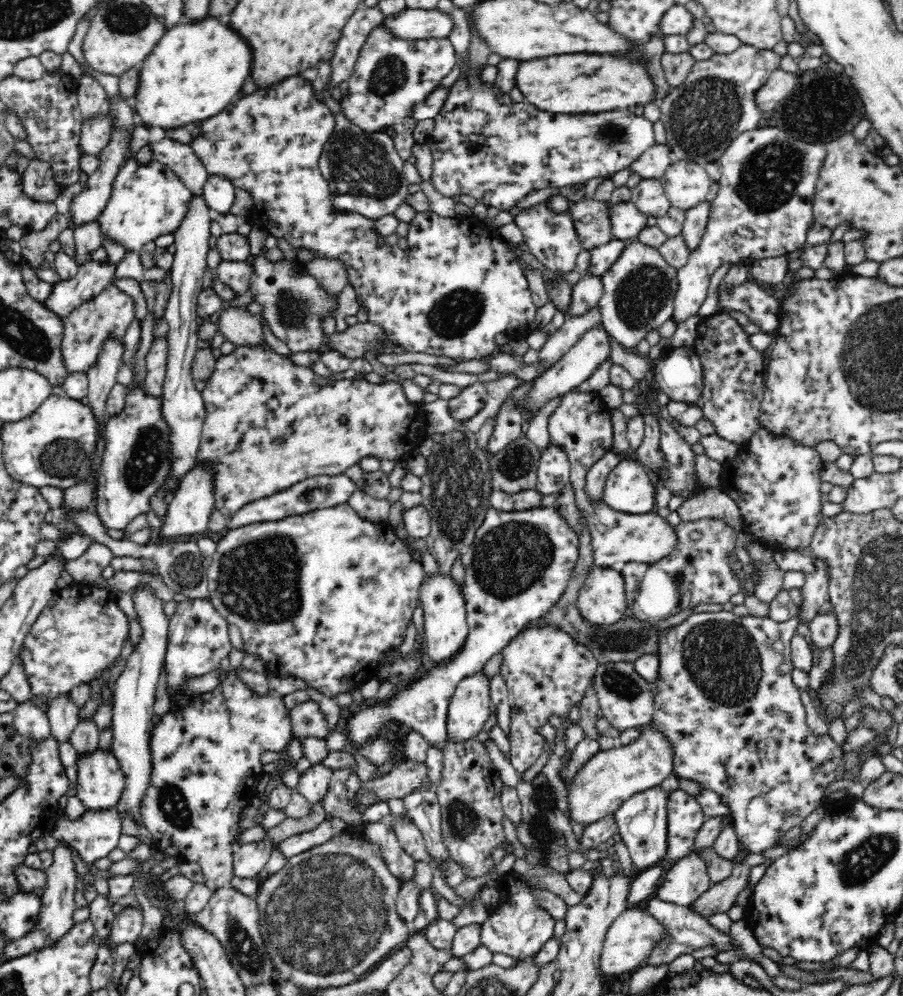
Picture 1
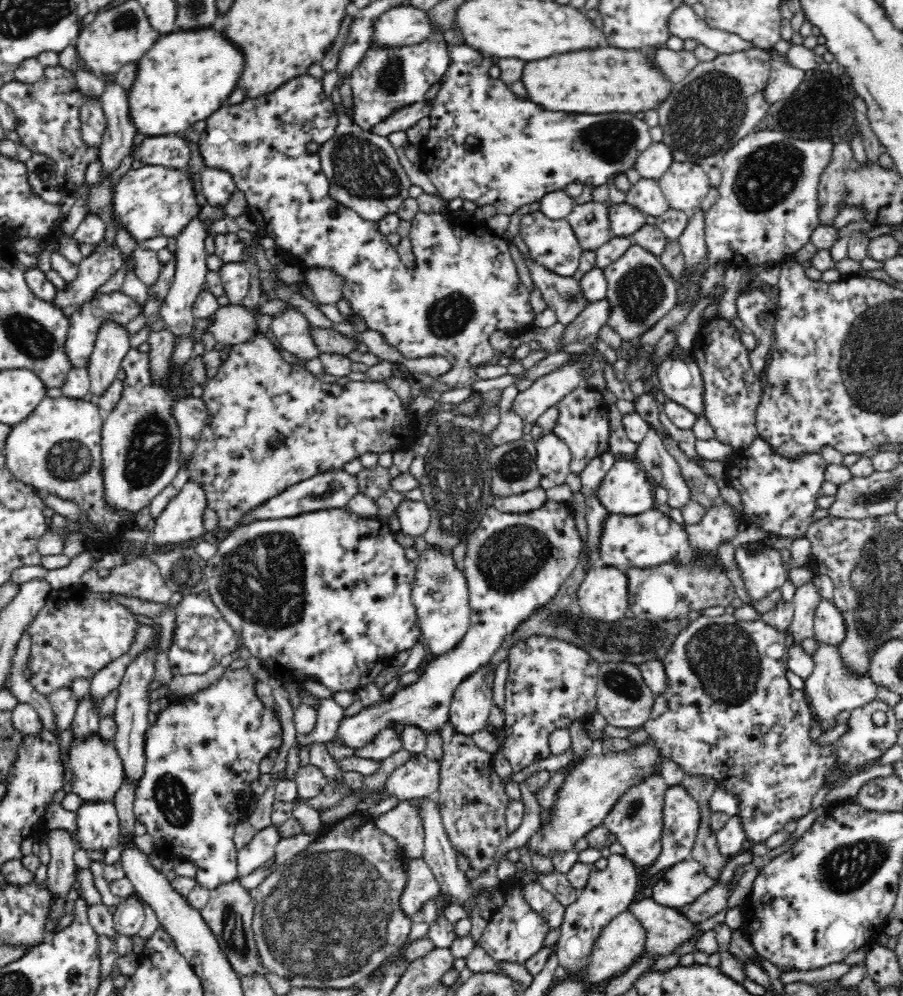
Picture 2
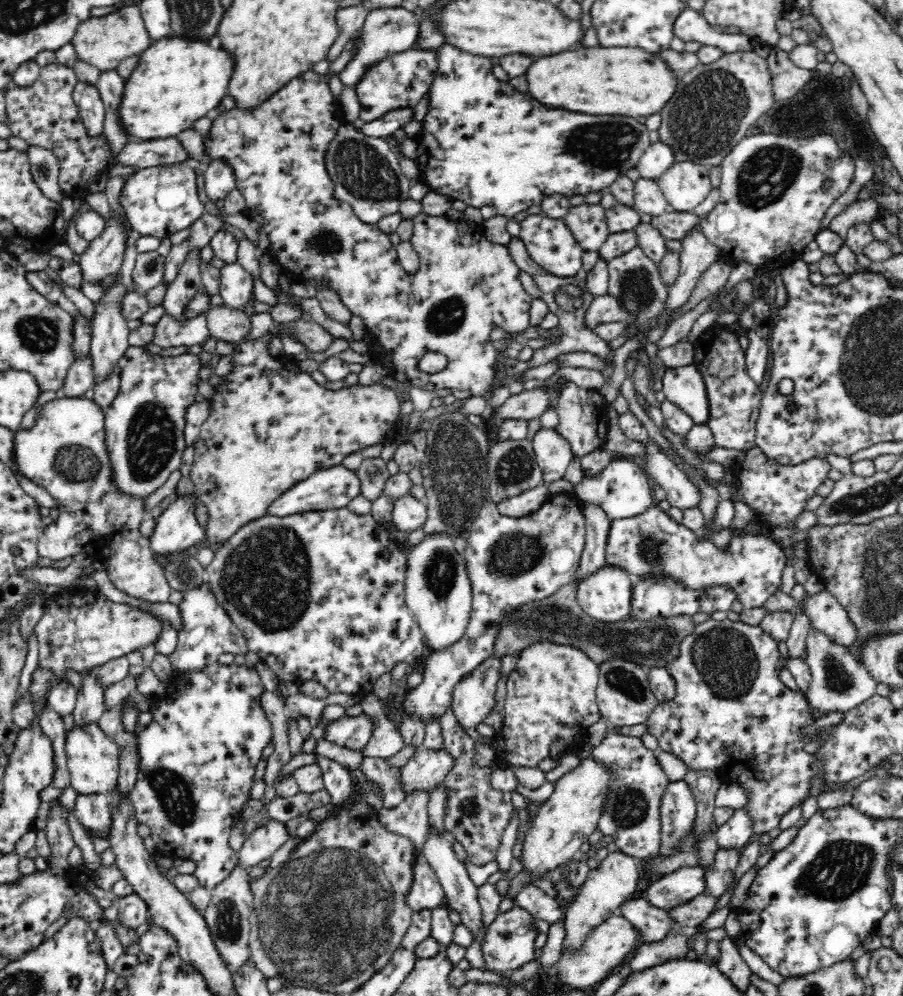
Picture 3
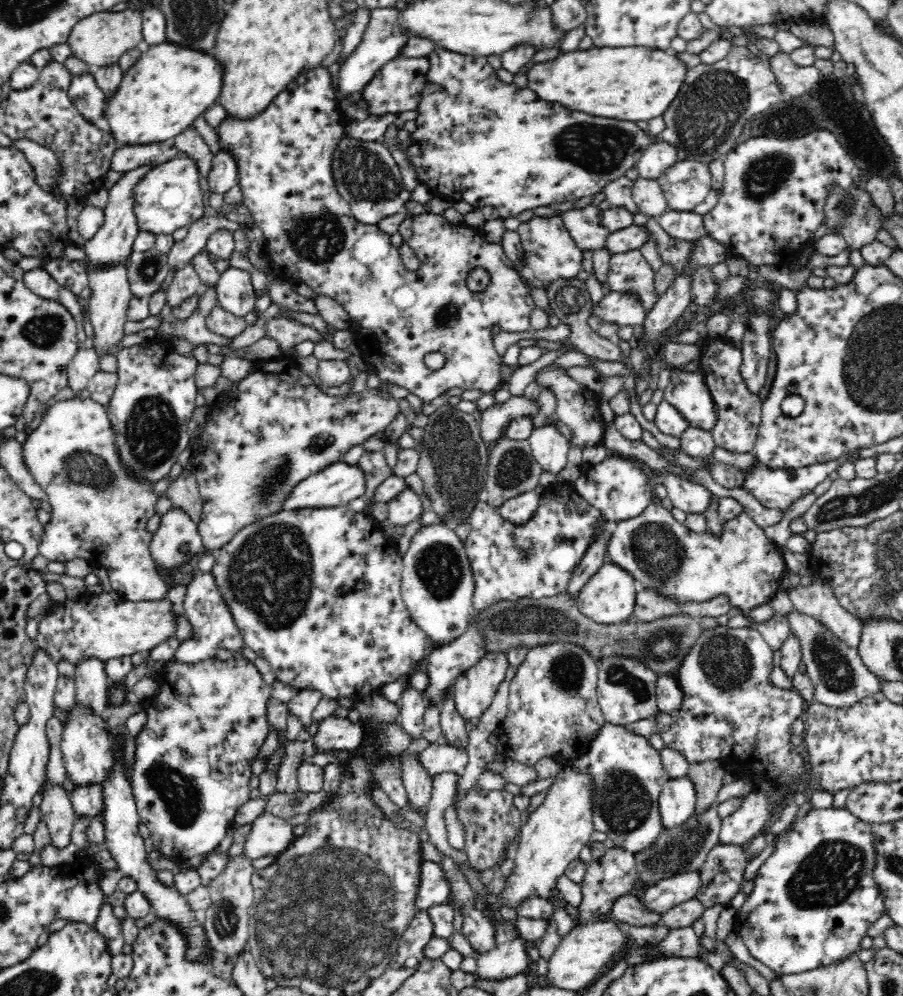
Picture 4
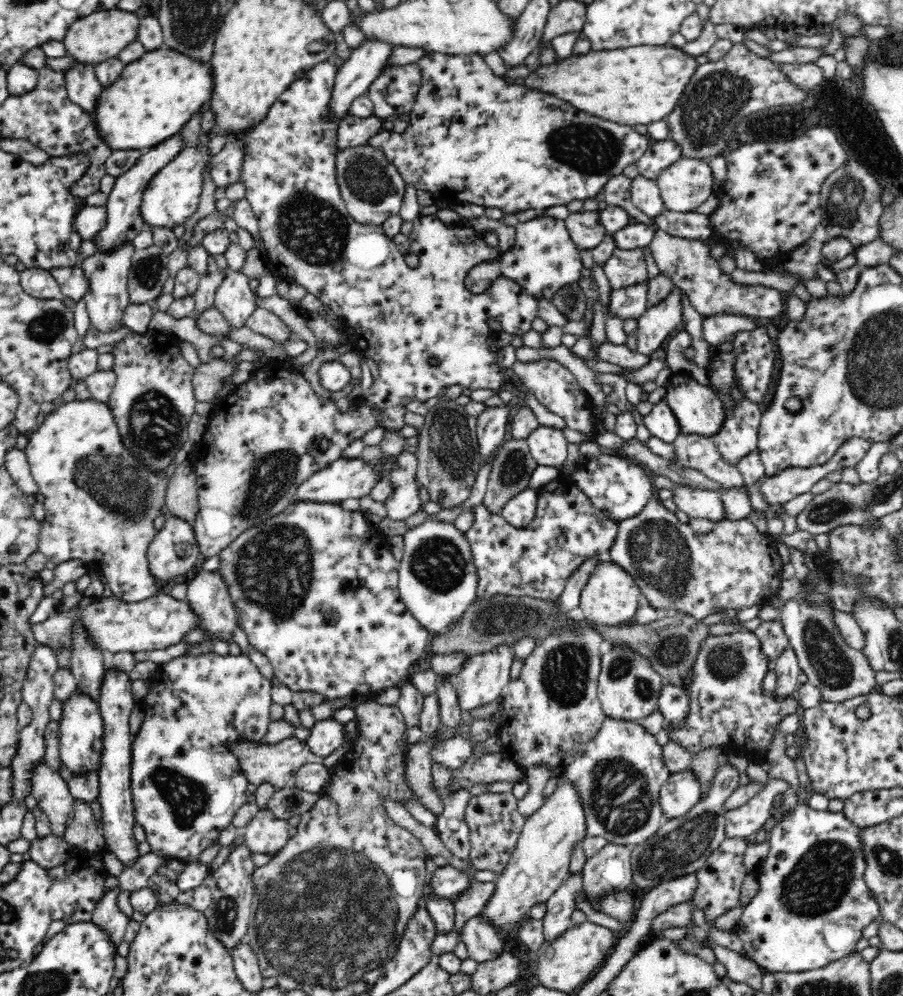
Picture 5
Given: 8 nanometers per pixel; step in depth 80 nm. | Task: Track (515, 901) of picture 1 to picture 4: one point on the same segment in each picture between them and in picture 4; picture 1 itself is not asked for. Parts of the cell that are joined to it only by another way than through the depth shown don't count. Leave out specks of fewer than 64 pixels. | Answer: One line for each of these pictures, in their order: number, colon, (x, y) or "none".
2: (515, 934)
3: (510, 944)
4: (509, 958)

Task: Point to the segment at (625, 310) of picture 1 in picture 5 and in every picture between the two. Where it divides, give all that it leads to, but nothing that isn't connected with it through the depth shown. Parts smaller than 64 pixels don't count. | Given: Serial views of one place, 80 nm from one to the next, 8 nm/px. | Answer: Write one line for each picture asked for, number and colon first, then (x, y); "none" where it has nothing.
2: (640, 292)
3: (633, 278)
4: (629, 271)
5: (625, 267)

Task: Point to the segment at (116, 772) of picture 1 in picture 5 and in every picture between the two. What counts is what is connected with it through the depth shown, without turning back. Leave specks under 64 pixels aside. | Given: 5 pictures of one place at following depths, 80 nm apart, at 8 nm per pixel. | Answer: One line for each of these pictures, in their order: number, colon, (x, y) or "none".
2: (96, 770)
3: (92, 757)
4: (86, 748)
5: (81, 727)

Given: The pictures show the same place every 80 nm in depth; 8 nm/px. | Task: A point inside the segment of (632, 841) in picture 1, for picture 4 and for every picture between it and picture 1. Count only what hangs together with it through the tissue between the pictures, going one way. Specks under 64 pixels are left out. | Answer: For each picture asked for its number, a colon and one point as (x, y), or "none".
2: (636, 819)
3: (631, 813)
4: (626, 773)

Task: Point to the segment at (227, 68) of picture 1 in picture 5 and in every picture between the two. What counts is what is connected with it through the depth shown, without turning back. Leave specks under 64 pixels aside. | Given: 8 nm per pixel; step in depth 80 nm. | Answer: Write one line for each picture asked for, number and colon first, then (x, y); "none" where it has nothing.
2: (187, 75)
3: (176, 81)
4: (159, 97)
5: (153, 98)

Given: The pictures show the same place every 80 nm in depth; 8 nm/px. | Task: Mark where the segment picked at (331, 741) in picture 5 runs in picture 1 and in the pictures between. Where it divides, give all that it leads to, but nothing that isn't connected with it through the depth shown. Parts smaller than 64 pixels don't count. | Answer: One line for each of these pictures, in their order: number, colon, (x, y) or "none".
1: (519, 563)
2: (516, 562)
3: (351, 732)
4: (334, 733)

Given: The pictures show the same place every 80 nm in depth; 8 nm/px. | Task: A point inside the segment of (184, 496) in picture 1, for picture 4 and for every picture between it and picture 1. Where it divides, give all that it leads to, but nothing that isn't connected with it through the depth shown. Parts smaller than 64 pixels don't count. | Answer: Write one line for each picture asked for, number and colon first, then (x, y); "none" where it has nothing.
2: (181, 520)
3: (177, 530)
4: (177, 540)

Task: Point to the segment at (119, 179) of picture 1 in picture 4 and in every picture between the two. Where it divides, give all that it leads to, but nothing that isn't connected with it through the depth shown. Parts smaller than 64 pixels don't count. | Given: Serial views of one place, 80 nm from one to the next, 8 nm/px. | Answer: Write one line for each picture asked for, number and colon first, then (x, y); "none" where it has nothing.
2: (149, 201)
3: (158, 201)
4: (169, 197)

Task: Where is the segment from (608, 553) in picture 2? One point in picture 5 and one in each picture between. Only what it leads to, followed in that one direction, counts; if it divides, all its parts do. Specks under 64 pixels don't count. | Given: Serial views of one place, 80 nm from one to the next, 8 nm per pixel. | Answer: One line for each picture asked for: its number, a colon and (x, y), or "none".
3: (652, 545)
4: (739, 562)
5: (678, 571)

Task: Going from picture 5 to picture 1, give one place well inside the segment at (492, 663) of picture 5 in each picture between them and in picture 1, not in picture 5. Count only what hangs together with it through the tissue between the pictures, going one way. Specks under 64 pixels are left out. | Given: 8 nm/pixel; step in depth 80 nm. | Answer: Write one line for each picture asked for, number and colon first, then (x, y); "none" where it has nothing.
1: (469, 708)
2: (471, 703)
3: (473, 698)
4: (474, 690)

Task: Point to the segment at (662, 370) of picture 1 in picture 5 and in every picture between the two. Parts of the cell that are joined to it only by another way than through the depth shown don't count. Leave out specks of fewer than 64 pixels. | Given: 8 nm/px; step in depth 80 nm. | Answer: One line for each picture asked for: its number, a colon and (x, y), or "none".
2: (681, 381)
3: (684, 386)
4: (688, 392)
5: (699, 412)

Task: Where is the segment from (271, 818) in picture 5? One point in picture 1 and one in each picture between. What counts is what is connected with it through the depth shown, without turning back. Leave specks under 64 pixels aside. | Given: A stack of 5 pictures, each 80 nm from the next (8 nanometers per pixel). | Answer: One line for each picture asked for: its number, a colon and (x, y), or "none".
1: (248, 860)
2: (261, 848)
3: (263, 842)
4: (269, 835)

